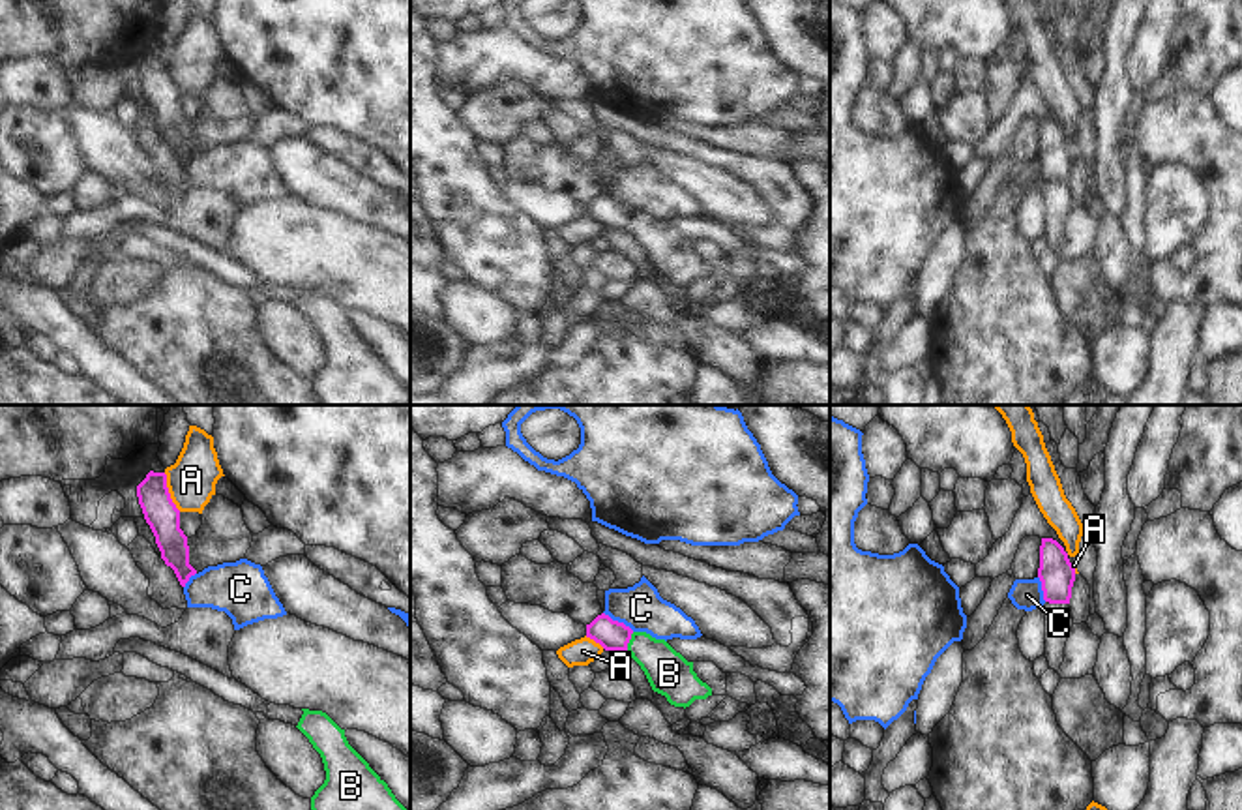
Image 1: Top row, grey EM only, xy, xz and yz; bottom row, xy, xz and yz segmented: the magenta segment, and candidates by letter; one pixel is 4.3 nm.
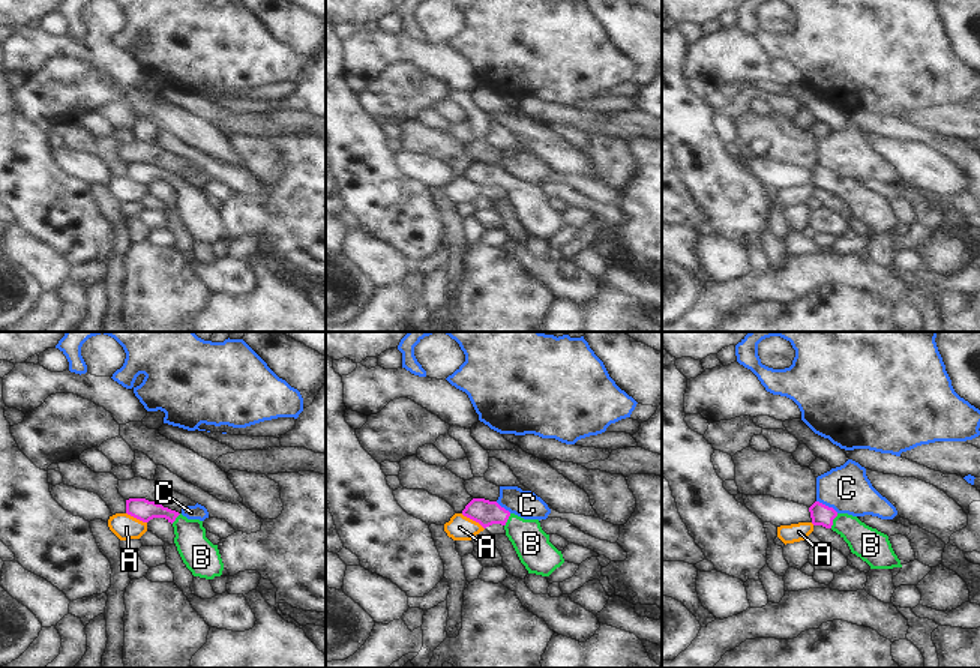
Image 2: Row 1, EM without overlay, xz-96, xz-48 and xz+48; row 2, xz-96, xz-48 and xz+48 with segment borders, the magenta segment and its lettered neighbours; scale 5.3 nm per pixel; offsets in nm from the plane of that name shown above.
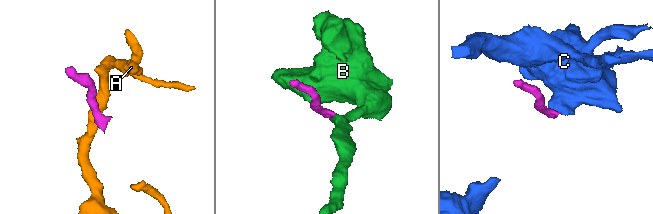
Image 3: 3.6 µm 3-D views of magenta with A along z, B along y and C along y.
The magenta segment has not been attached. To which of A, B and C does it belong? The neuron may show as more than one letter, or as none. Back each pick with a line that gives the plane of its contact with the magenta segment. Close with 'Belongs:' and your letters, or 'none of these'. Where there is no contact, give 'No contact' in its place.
B: Touches magenta in xz
Belongs: B

